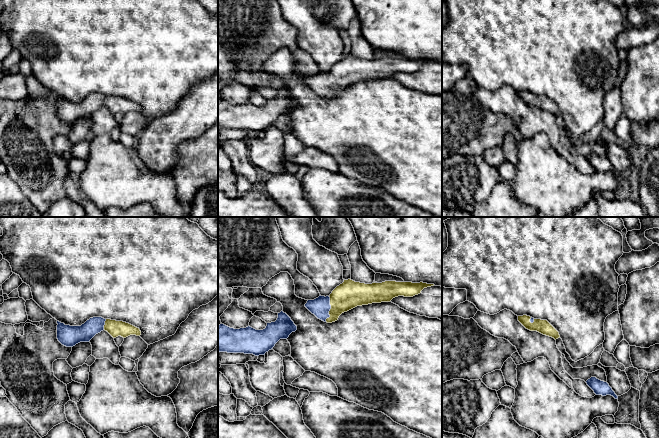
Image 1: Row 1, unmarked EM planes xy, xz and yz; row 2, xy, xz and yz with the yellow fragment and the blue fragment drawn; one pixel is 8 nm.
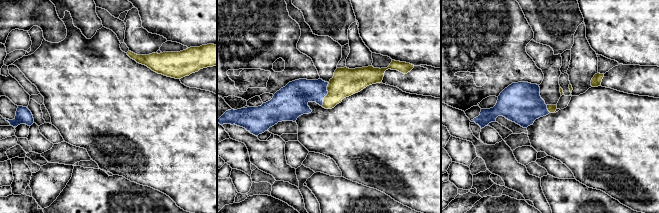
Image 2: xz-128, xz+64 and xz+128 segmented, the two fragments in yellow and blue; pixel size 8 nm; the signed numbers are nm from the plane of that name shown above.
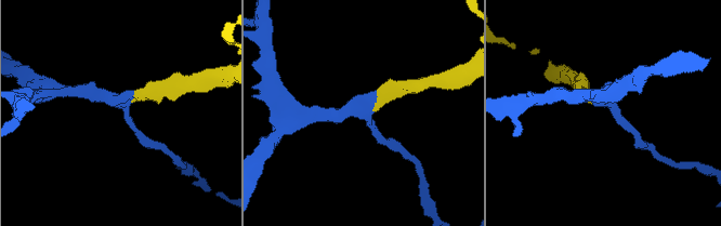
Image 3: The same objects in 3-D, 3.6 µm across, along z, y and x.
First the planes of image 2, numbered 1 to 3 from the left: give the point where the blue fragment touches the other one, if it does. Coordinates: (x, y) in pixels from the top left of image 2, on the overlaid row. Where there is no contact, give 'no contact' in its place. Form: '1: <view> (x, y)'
1: no contact
2: xz+64 (327, 94)
3: xz+128 (547, 108)

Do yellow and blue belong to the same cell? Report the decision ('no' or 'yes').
yes

